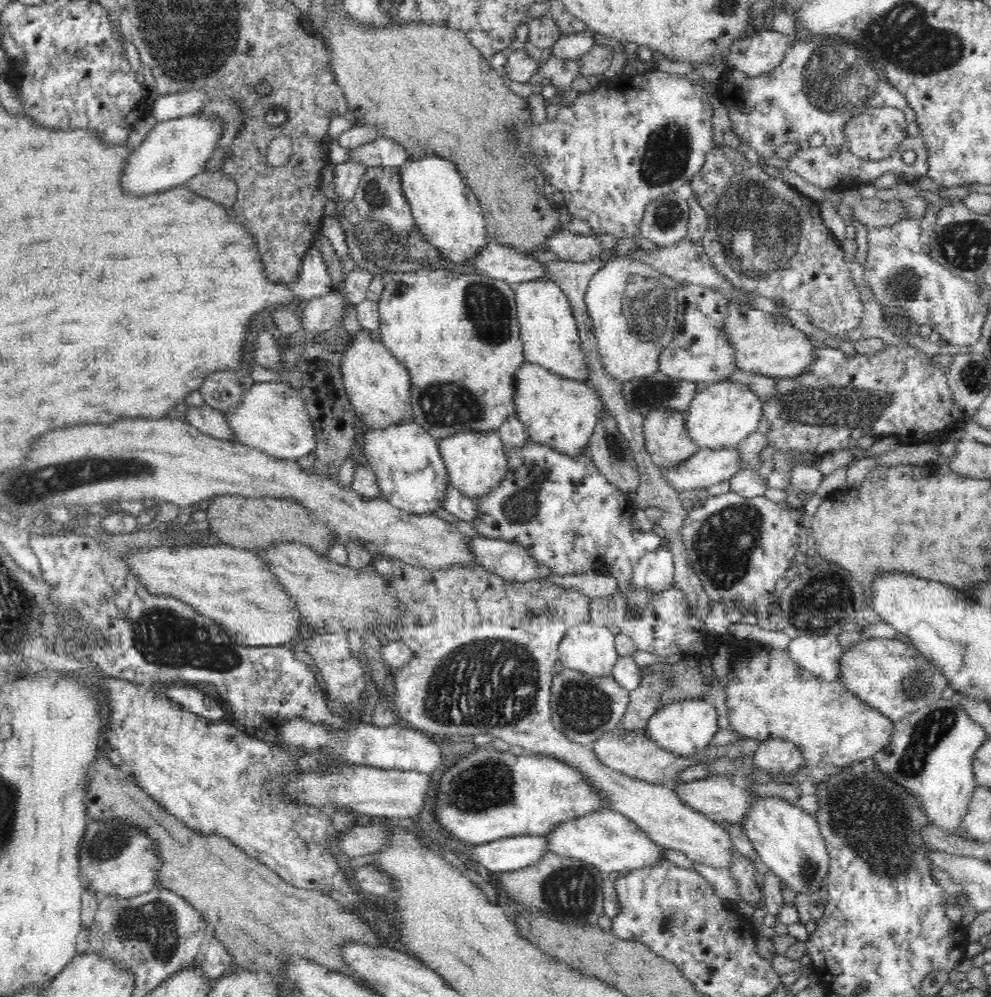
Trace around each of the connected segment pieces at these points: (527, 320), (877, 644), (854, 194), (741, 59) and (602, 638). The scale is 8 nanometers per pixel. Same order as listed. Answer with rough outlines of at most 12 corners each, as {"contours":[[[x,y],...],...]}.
{"contours":[[[553,280],[513,283],[525,360],[588,382],[578,323]],[[894,638],[846,644],[840,682],[895,722],[949,686]],[[858,189],[844,194],[855,218],[869,227],[906,220],[902,200],[866,199]],[[757,30],[732,44],[727,63],[750,78],[767,76],[792,45]],[[572,626],[558,660],[592,678],[613,677],[621,658],[607,626]]]}

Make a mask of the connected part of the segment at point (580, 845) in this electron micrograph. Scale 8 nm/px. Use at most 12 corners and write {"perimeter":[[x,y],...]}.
{"perimeter":[[614,810],[560,824],[548,850],[604,874],[654,868],[664,848]]}

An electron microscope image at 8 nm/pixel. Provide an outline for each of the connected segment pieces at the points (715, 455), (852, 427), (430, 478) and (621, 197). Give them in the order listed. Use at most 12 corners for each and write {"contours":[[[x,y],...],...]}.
{"contours":[[[737,447],[701,448],[662,475],[681,490],[707,489],[746,469]],[[830,343],[778,377],[757,430],[820,458],[863,436],[941,444],[966,424],[916,346]],[[410,420],[365,428],[385,500],[411,515],[444,508],[439,440]],[[686,74],[613,78],[517,127],[563,207],[642,235],[716,146]]]}

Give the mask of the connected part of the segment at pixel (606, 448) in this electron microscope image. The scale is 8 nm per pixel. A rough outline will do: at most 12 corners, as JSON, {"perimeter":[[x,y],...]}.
{"perimeter":[[606,410],[587,454],[633,502],[641,476],[629,443]]}

